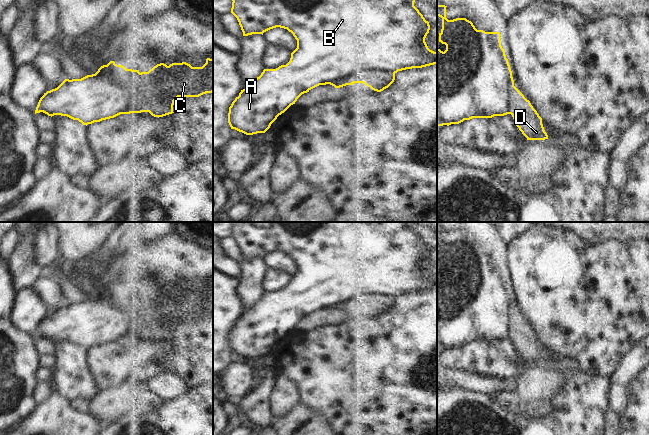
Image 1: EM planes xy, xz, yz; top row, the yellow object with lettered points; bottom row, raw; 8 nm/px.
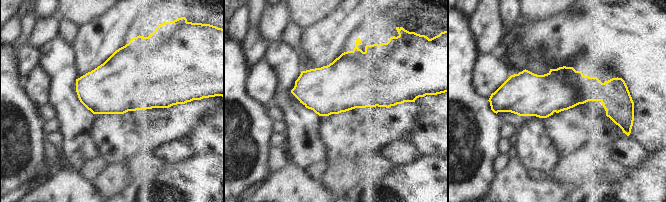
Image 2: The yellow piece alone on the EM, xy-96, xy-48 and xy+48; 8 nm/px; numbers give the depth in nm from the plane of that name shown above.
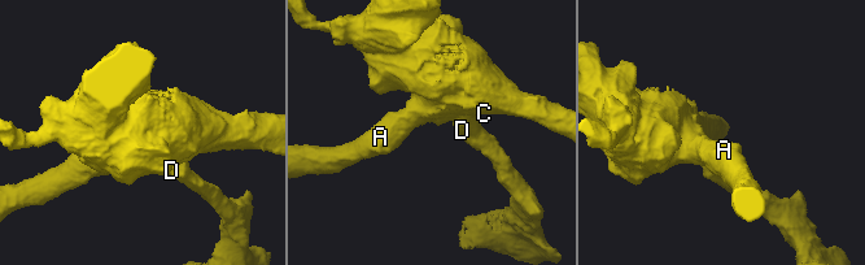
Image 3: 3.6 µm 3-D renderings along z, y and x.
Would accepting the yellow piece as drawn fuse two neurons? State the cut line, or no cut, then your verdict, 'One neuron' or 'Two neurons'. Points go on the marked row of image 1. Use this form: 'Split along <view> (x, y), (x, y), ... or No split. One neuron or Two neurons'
Split along xy (149, 92), (159, 89), (160, 97), (172, 107). Two neurons.

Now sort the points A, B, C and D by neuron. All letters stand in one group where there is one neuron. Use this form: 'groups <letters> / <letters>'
groups A B C / D

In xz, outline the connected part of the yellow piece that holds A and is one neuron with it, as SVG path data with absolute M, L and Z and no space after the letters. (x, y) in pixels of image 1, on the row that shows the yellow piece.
M232 0L231 13L237 18L243 36L252 34L262 34L270 29L280 27L287 29L297 40L297 48L291 53L290 61L286 65L281 65L276 69L264 69L247 88L241 90L239 96L235 98L229 107L228 123L231 129L235 129L246 135L265 133L279 115L284 113L297 99L304 93L319 86L330 84L335 88L340 88L354 83L363 83L369 73L374 71L388 71L397 73L398 71L422 68L437 64L437 52L430 50L425 42L425 38L430 30L429 22L414 6L415 0Z

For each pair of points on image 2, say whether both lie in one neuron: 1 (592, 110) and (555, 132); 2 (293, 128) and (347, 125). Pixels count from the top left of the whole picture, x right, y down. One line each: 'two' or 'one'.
1: one
2: two

